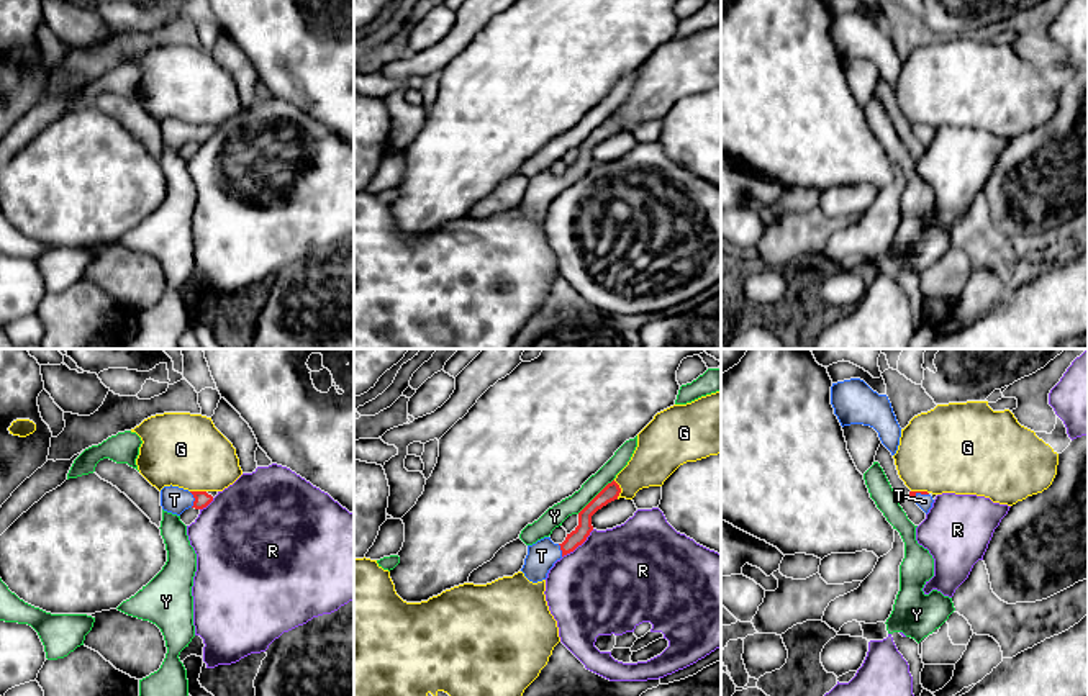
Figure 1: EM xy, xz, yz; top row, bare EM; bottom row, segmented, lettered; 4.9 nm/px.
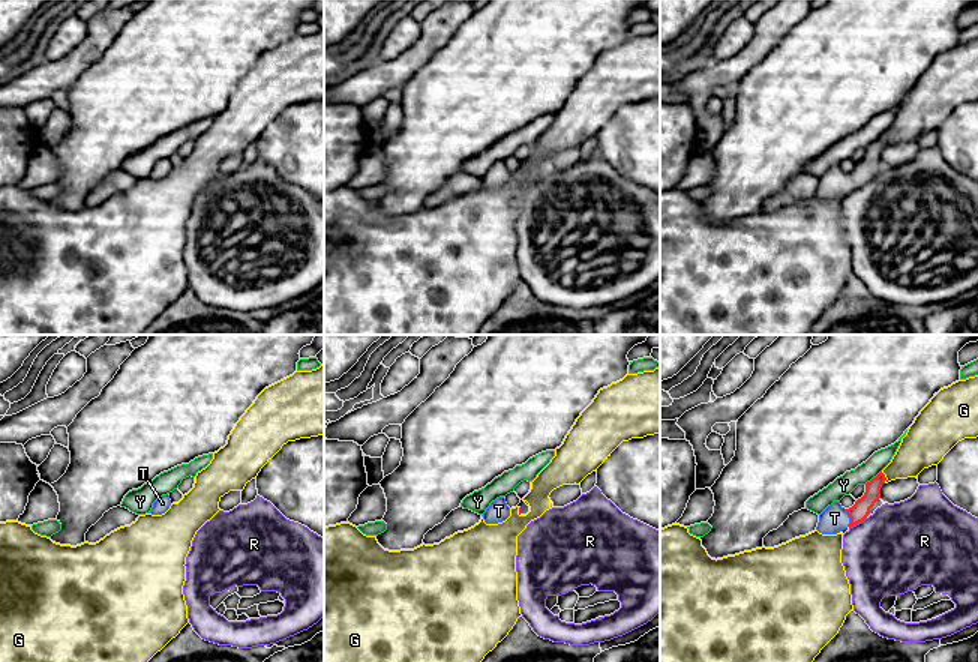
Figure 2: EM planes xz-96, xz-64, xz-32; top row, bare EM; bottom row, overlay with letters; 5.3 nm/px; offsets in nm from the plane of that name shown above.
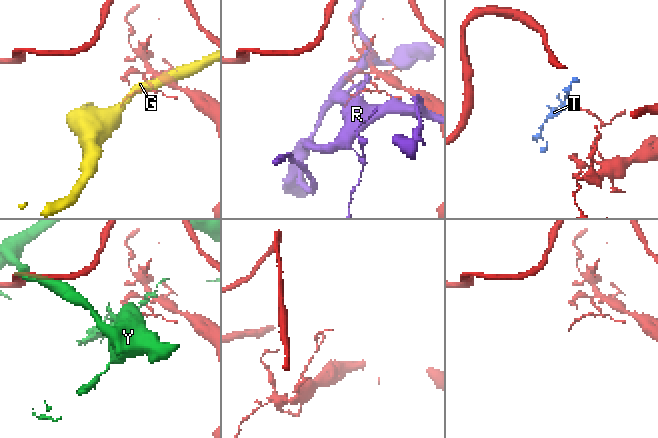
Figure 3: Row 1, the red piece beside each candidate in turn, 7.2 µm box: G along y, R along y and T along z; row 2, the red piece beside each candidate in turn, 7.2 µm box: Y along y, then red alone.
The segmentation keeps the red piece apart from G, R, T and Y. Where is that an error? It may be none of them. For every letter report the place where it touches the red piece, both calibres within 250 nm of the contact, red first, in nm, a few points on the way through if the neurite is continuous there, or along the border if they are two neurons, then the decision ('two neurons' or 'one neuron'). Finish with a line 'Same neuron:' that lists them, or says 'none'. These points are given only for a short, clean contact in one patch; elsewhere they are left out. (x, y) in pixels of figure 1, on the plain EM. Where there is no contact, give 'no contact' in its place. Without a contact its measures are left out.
G: contact xz (620, 123); calibres 80 and 220 nm; two neurons
R: contact xz (579, 177); calibres 80 and 480 nm; two neurons
T: contact xy (195, 133); calibres 80 and 130 nm; way xy (202, 131), (195, 133), (174, 133); one neuron
Y: contact xz (597, 128); calibres 80 and 100 nm; two neurons
Same neuron: T

